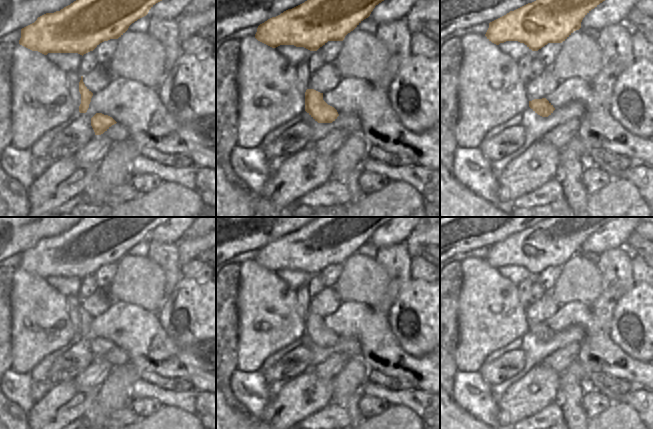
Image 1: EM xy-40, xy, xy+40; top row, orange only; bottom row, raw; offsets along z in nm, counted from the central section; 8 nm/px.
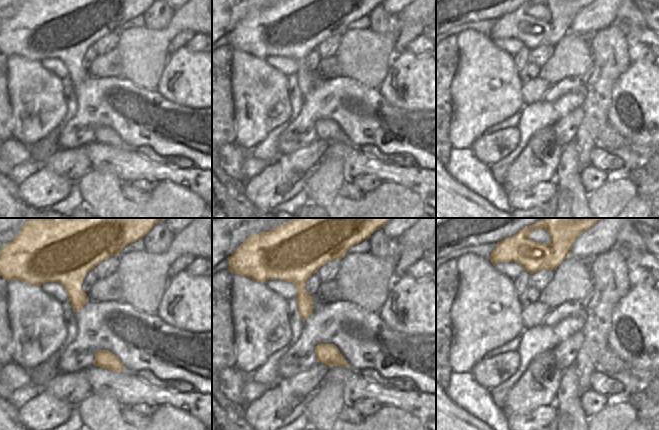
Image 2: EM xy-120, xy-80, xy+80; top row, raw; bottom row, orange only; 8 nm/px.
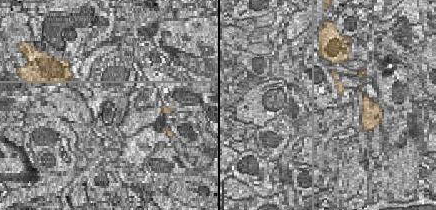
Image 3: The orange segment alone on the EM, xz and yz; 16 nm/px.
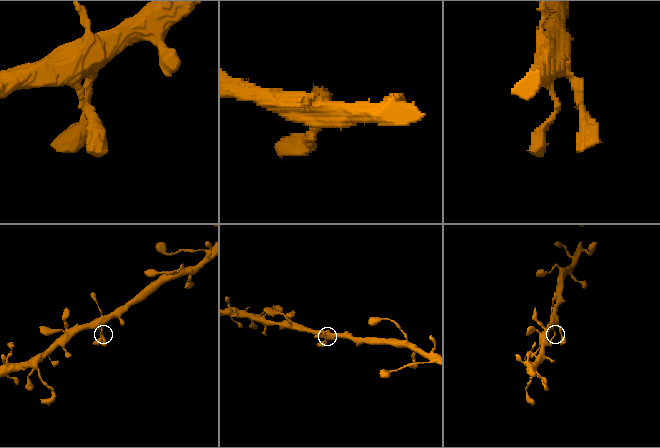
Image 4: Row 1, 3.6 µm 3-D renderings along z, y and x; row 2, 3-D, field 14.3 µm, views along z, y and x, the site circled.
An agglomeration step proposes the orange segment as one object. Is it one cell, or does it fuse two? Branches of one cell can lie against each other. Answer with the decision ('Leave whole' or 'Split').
Leave whole

